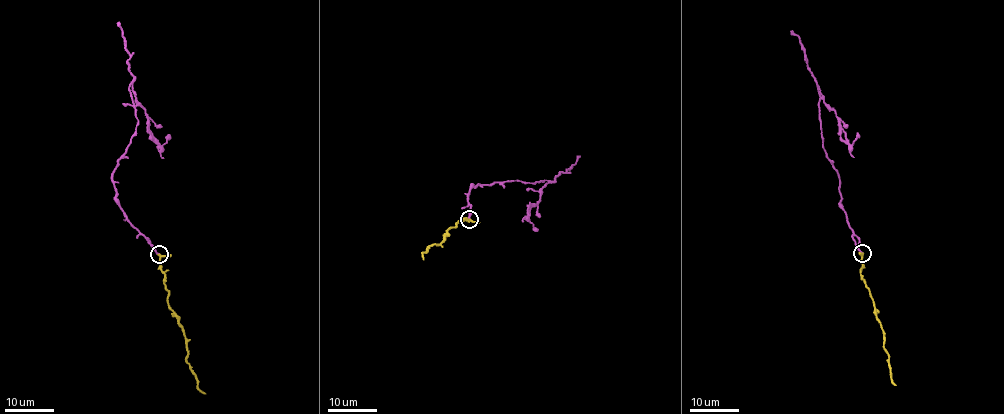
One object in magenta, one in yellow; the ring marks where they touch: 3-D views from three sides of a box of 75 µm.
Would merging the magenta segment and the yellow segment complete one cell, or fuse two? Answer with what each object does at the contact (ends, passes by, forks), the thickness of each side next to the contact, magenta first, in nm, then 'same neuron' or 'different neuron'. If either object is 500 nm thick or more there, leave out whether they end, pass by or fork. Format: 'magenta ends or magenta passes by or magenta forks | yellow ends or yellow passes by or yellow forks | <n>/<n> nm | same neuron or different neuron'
magenta ends | yellow passes by | 200/240 nm | different neuron

